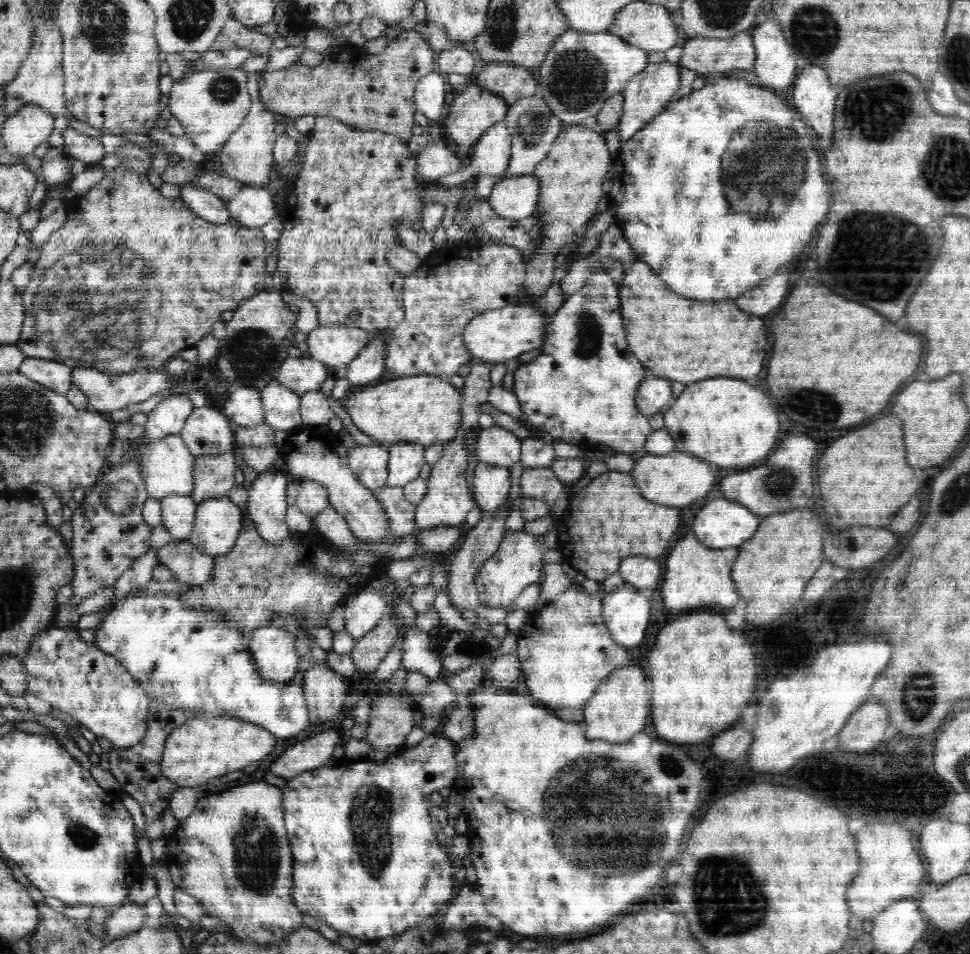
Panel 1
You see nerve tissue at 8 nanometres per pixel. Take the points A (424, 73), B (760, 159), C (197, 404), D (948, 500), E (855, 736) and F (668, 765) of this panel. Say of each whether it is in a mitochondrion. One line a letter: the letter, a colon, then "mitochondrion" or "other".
A: other
B: mitochondrion
C: other
D: mitochondrion
E: other
F: mitochondrion

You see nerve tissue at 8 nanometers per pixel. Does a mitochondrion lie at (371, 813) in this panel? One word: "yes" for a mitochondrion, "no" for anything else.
yes

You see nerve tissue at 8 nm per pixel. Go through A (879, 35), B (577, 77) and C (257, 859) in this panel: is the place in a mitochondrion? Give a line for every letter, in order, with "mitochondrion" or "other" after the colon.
A: other
B: mitochondrion
C: mitochondrion

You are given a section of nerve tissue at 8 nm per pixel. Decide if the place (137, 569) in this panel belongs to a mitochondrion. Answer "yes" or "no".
no

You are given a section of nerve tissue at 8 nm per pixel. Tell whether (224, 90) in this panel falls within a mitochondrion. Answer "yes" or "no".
yes

